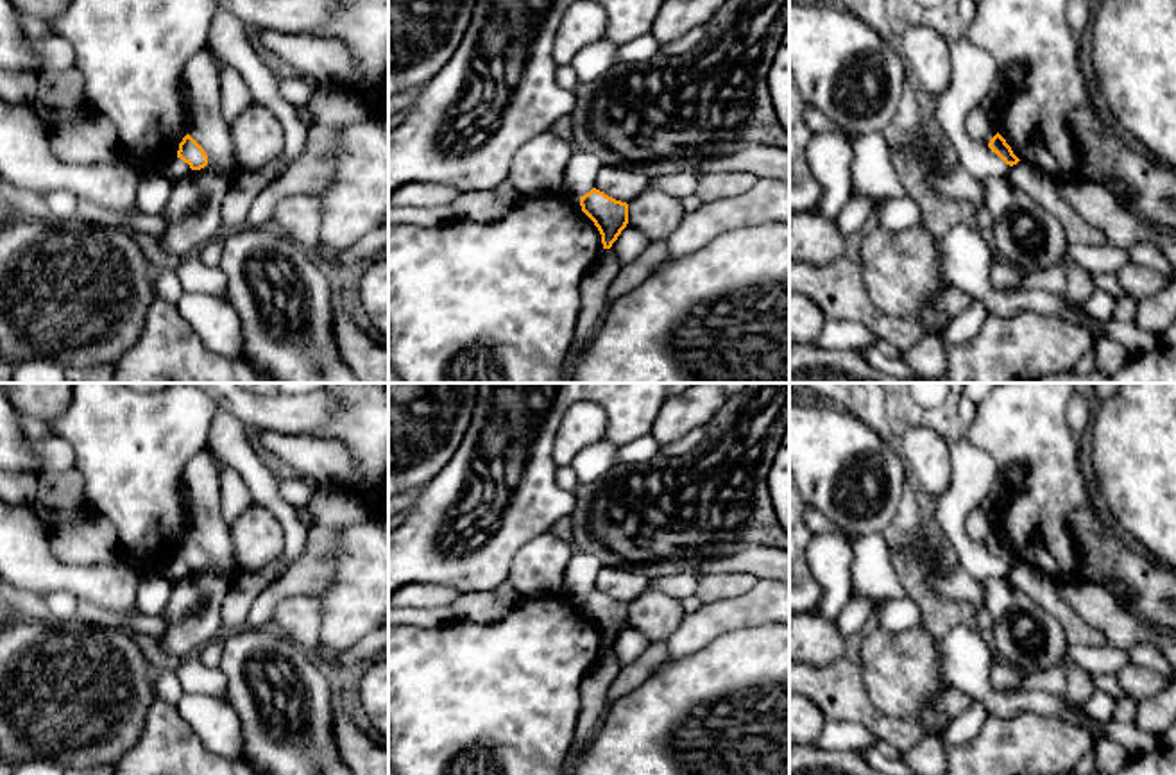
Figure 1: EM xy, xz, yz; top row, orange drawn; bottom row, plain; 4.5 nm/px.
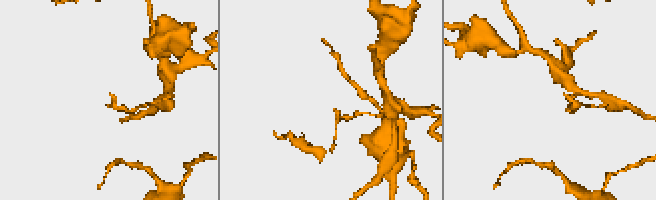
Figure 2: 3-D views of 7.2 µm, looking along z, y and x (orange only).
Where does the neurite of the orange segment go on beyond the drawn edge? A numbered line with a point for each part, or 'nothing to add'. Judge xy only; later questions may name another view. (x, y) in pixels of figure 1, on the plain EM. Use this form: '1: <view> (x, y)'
nothing to add

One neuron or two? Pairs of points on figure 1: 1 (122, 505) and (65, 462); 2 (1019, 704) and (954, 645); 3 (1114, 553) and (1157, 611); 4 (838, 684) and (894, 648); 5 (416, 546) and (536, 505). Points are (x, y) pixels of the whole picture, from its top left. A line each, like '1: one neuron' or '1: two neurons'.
1: two neurons
2: one neuron
3: one neuron
4: two neurons
5: one neuron

